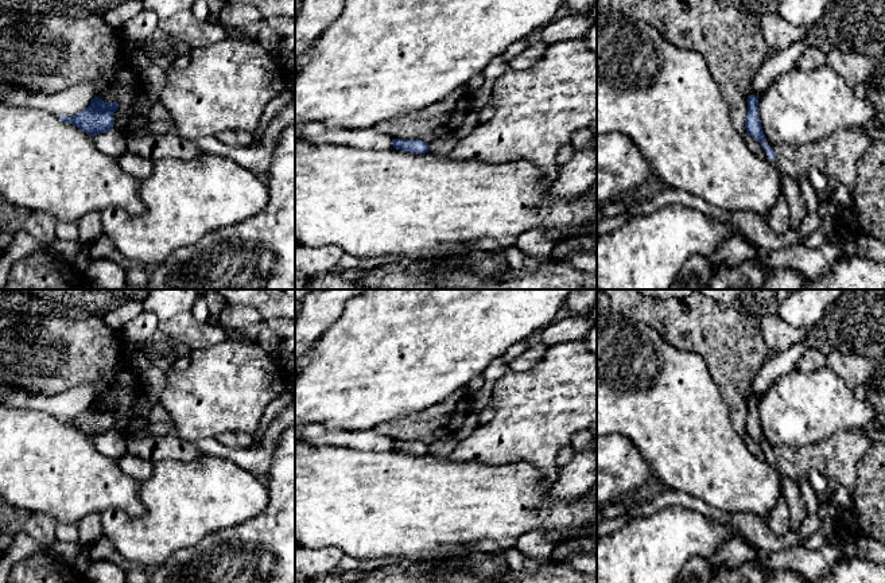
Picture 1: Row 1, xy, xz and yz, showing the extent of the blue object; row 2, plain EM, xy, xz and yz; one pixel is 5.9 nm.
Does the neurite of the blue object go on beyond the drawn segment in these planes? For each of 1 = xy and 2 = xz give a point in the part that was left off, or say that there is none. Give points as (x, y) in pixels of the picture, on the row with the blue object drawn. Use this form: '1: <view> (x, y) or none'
1: none
2: none

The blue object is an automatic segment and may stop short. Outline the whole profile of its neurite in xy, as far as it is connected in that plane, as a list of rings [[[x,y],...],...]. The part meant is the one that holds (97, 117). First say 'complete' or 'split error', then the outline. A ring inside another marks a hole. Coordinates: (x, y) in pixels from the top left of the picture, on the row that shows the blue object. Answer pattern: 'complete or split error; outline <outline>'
complete; outline [[[94,97],[90,105],[73,117],[58,116],[62,121],[70,123],[88,135],[97,136],[113,129],[113,114],[119,109],[117,102],[104,102]]]

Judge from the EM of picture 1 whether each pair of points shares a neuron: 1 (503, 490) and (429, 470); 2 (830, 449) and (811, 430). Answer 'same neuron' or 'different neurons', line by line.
1: same neuron
2: different neurons

